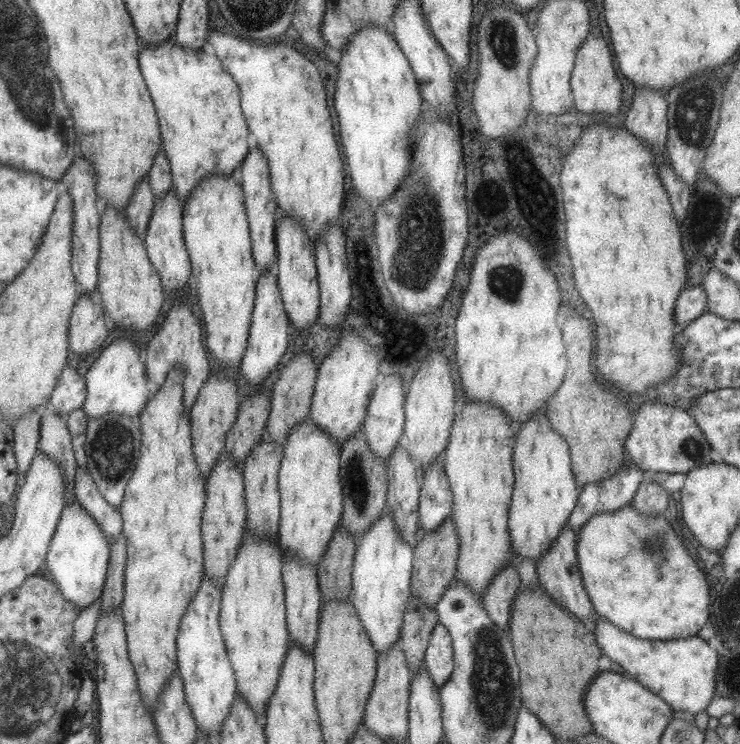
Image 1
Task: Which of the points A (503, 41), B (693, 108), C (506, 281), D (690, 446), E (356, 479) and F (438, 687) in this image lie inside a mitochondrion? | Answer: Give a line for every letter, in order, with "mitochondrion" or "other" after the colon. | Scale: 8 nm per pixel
A: mitochondrion
B: mitochondrion
C: mitochondrion
D: mitochondrion
E: mitochondrion
F: other

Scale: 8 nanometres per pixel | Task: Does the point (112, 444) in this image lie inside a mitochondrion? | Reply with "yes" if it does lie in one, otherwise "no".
yes

